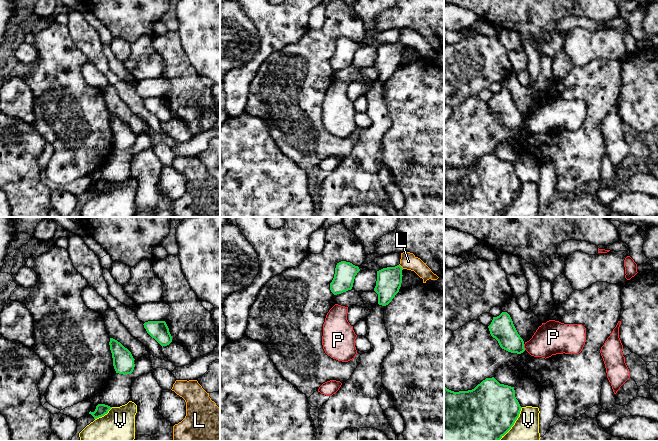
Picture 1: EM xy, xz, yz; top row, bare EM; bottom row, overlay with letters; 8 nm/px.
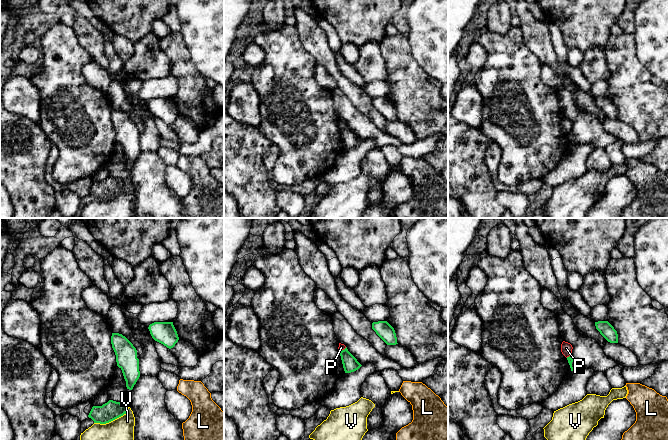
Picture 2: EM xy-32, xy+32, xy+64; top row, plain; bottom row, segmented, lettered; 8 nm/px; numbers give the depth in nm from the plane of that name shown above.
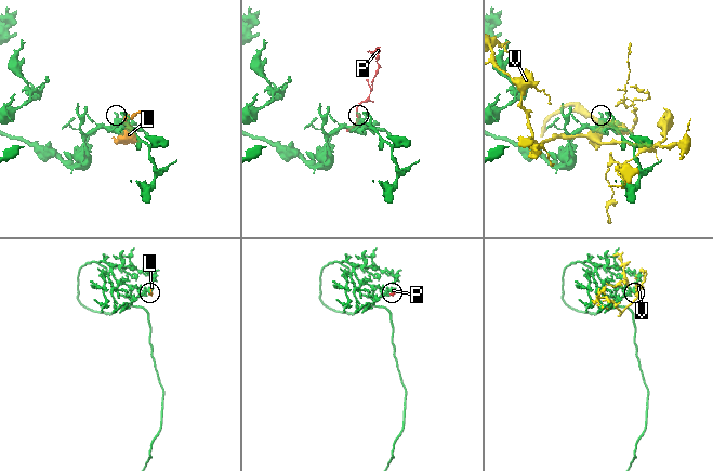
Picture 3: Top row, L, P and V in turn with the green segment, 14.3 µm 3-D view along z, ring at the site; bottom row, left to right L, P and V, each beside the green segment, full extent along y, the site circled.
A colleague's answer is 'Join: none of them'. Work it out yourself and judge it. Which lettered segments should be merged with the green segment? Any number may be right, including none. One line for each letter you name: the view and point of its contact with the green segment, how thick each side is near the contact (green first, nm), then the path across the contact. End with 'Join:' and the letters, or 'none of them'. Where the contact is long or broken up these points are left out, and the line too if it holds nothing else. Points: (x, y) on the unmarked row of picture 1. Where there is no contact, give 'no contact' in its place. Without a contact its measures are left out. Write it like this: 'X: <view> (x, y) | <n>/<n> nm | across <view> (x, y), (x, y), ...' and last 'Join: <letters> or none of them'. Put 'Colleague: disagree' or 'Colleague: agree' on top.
Colleague: agree
Join: none of them

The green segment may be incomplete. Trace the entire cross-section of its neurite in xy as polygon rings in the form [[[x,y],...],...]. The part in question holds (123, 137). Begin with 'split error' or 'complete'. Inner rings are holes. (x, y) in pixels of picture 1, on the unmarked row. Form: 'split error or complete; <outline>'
complete; [[[110,114],[109,121],[116,149],[123,151],[131,150],[135,143],[135,135],[133,134],[131,128],[113,114]]]

